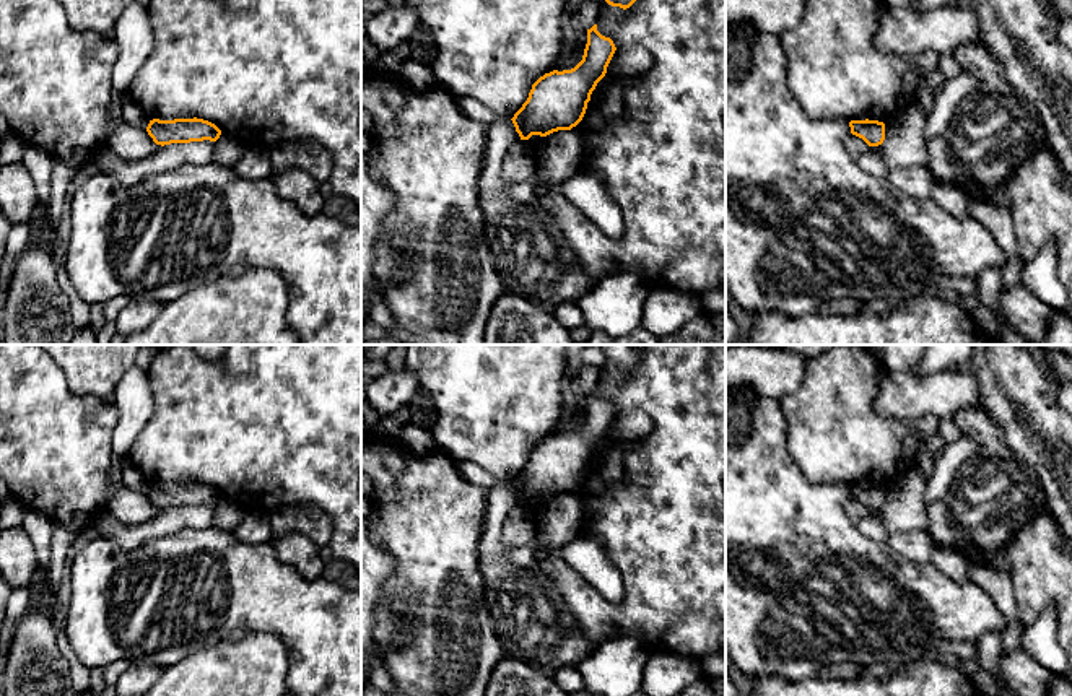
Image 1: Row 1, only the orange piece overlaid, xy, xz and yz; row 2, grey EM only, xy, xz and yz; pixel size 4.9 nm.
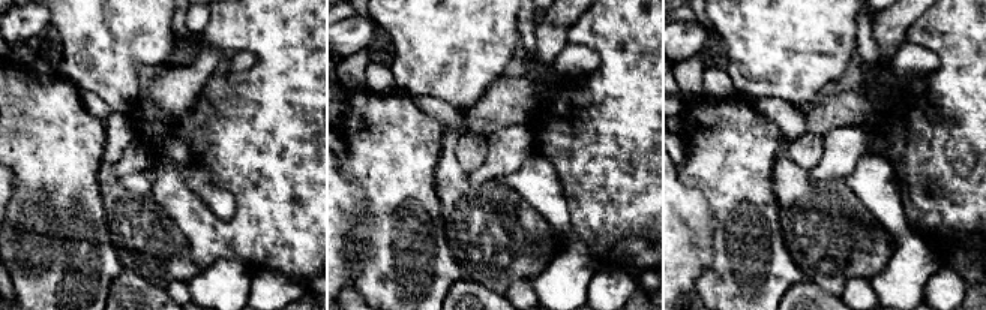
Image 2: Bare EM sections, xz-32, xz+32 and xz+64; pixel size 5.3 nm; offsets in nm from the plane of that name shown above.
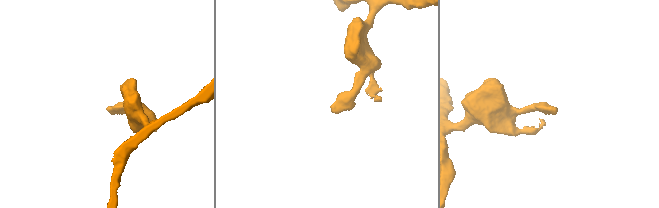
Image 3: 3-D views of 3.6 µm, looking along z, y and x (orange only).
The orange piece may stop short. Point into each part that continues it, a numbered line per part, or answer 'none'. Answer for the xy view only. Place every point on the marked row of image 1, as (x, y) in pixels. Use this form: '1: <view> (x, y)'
none

